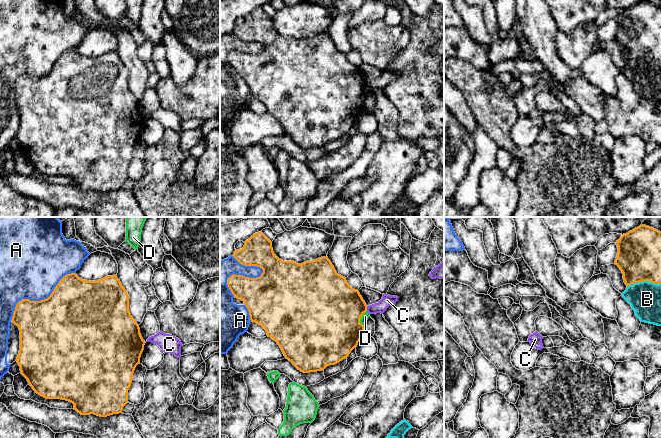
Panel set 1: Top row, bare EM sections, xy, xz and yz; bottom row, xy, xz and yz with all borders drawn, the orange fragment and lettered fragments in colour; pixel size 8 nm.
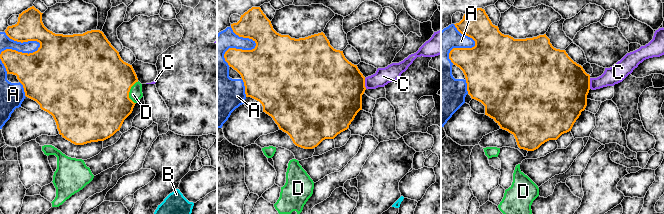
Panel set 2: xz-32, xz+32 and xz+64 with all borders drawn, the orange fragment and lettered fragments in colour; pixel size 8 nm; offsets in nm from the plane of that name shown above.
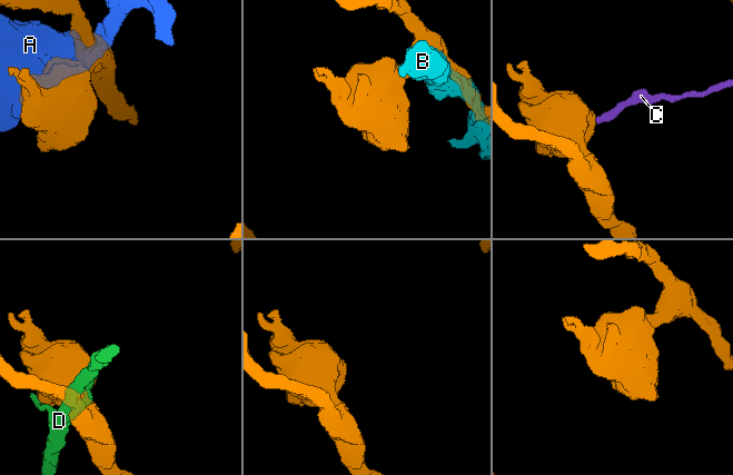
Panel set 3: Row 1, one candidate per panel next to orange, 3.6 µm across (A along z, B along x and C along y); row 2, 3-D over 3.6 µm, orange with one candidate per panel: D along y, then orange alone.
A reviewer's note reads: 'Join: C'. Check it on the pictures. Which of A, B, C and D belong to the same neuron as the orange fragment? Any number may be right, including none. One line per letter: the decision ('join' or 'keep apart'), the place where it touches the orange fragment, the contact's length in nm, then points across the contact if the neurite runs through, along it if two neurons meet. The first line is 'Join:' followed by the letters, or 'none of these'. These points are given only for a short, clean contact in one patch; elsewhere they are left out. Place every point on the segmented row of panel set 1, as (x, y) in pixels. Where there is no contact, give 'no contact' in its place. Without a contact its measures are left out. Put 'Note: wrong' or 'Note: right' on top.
Note: wrong
Join: none of these
A: keep apart; contact xz (238, 275); length 340 nm
B: keep apart; contact yz (643, 280); length 280 nm
C: keep apart; contact xz (366, 308); length 40 nm
D: keep apart; contact xz (360, 318); length 130 nm

